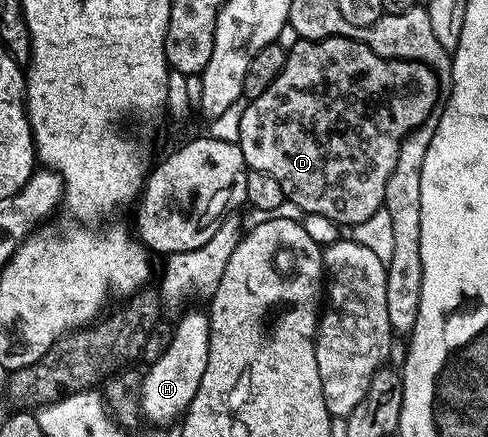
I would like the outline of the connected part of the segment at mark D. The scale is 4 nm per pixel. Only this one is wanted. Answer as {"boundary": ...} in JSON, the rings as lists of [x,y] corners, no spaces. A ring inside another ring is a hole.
{"boundary":[[[325,36],[317,40],[298,40],[292,48],[287,49],[287,61],[285,66],[281,70],[281,74],[277,74],[277,78],[273,78],[273,82],[269,86],[269,90],[265,90],[265,94],[258,96],[256,100],[250,101],[247,104],[245,114],[241,114],[241,134],[239,135],[239,149],[241,154],[245,154],[245,162],[248,169],[253,172],[260,172],[261,174],[269,174],[269,178],[273,178],[281,186],[281,190],[285,193],[286,199],[292,200],[296,206],[305,214],[322,214],[324,218],[329,218],[334,224],[340,226],[354,226],[365,222],[365,218],[369,218],[369,214],[373,214],[378,208],[383,207],[383,199],[385,198],[385,186],[389,182],[389,174],[393,174],[393,166],[397,166],[397,154],[401,150],[401,142],[415,129],[421,127],[421,125],[428,123],[432,119],[433,113],[436,111],[435,99],[441,96],[441,89],[439,81],[435,79],[434,72],[431,69],[426,68],[424,64],[418,64],[412,60],[390,60],[385,58],[381,54],[377,54],[373,50],[369,50],[369,46],[365,46],[360,40],[354,40],[353,38],[345,38],[344,36]]]}

